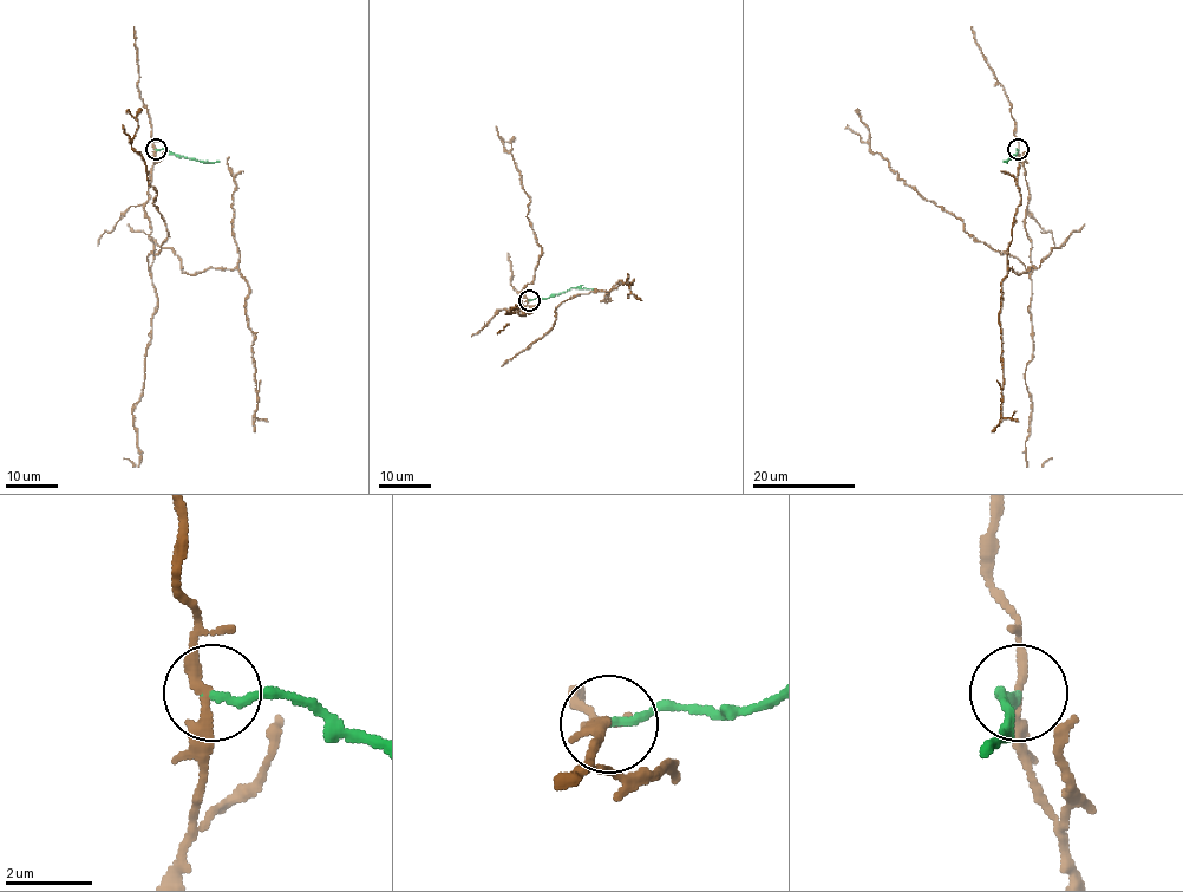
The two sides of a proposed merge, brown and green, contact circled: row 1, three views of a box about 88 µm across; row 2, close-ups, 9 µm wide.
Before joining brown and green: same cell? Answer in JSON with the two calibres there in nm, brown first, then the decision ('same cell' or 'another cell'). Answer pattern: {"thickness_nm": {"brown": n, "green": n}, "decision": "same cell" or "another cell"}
{"thickness_nm": {"brown": 220, "green": 190}, "decision": "another cell"}

